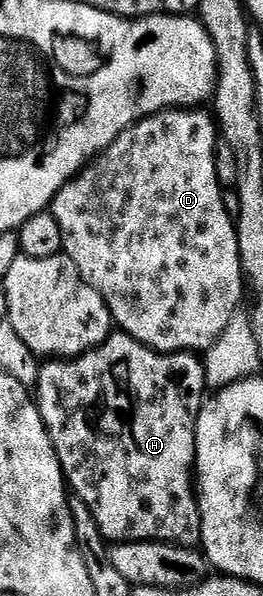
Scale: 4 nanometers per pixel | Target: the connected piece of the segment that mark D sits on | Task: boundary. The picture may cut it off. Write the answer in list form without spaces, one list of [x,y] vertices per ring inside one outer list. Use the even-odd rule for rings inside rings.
[[[165,109],[157,115],[148,115],[127,127],[106,150],[100,152],[75,177],[68,180],[50,204],[52,215],[58,221],[58,229],[62,229],[63,254],[67,255],[70,261],[74,261],[86,285],[90,285],[90,289],[94,289],[100,294],[102,301],[106,301],[113,324],[123,334],[133,335],[139,343],[153,347],[155,351],[203,352],[224,332],[226,325],[230,325],[232,318],[241,310],[240,298],[246,295],[246,280],[240,264],[236,225],[230,213],[226,213],[226,205],[222,205],[222,188],[218,173],[214,169],[217,142],[216,120],[209,112],[207,115],[204,109]]]

